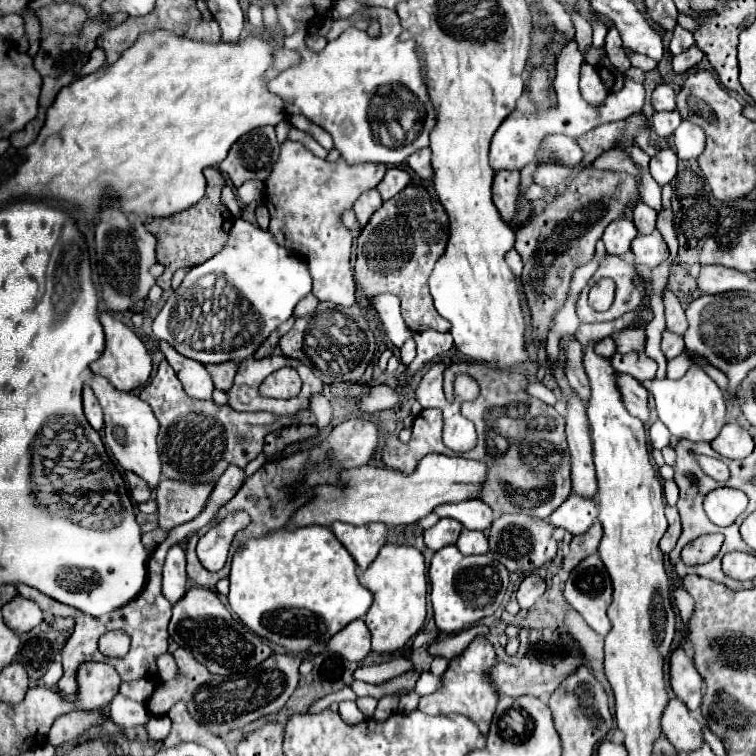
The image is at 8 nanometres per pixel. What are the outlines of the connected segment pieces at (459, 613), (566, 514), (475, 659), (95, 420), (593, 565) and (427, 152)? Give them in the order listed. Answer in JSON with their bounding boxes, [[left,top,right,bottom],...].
[[429,545,509,633],[549,493,599,535],[419,637,499,735],[83,385,103,431],[563,553,611,635],[407,147,431,181]]

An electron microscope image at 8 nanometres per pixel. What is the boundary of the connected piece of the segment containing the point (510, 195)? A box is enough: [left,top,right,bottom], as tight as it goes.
[493,171,519,223]

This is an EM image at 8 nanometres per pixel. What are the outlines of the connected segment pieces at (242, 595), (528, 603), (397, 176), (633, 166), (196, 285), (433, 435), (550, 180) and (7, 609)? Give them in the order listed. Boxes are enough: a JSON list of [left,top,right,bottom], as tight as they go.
[[229,527,373,653],[517,573,545,609],[377,167,411,201],[593,149,643,191],[153,219,311,363],[381,409,457,473],[533,161,571,187],[3,595,43,633]]

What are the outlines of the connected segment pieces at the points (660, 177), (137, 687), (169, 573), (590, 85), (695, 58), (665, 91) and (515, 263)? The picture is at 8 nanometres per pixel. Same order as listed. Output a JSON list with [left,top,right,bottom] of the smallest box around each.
[[649,147,677,187],[121,679,155,703],[163,545,187,605],[579,63,609,107],[673,45,703,75],[651,85,675,111],[505,249,523,277]]

